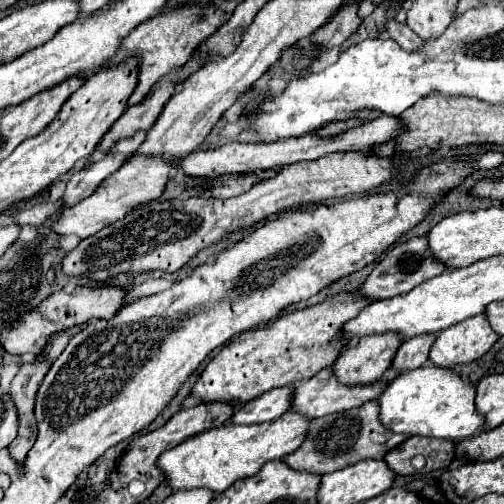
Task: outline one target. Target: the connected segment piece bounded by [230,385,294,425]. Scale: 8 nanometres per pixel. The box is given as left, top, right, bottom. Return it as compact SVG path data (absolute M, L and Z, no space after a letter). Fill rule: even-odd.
M294 385L276 387L276 389L266 391L264 395L260 395L260 399L254 399L252 403L244 403L234 413L230 423L252 425L252 423L272 421L272 419L284 415L288 411L288 407L292 407L292 387Z

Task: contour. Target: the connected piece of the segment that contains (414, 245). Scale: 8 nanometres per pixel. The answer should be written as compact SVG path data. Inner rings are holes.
M414 237L404 243L398 243L392 251L388 251L384 255L382 261L376 263L370 277L362 283L362 293L368 297L374 297L374 299L390 299L394 295L408 293L416 285L420 285L444 271L446 271L446 267L440 267L440 263L436 263L436 259L432 259L432 255L428 255L428 239Z

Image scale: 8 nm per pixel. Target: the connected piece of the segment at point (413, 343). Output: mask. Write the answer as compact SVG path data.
M420 335L416 339L408 339L398 349L398 353L396 353L394 361L392 361L392 367L398 369L398 371L418 369L420 365L426 363L434 339L436 339L436 335Z

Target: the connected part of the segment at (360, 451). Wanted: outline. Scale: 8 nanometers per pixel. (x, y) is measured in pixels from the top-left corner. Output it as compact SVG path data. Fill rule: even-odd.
M370 401L350 411L314 419L306 441L300 445L300 449L290 453L284 461L296 471L310 471L310 473L326 475L326 473L344 469L348 465L354 465L362 459L382 459L392 447L398 447L410 435L396 435L388 431L380 423L378 415L380 415L380 405L376 401Z

